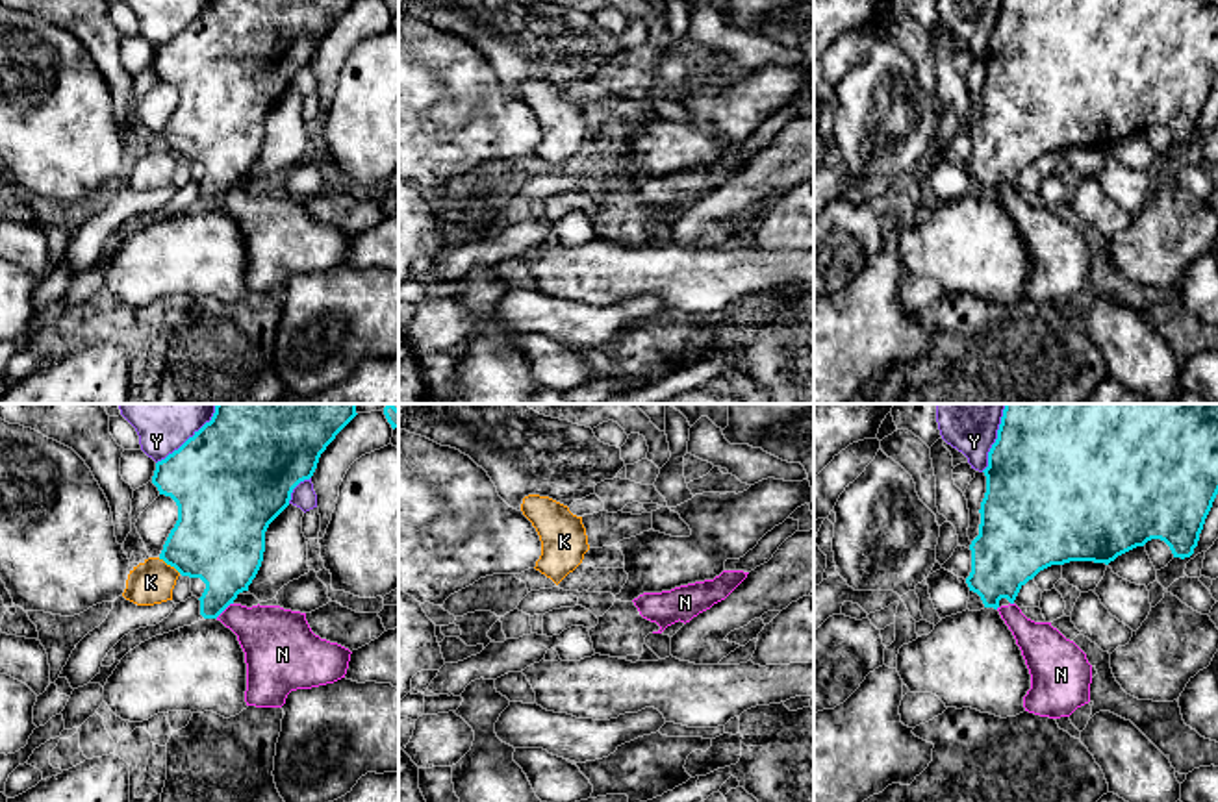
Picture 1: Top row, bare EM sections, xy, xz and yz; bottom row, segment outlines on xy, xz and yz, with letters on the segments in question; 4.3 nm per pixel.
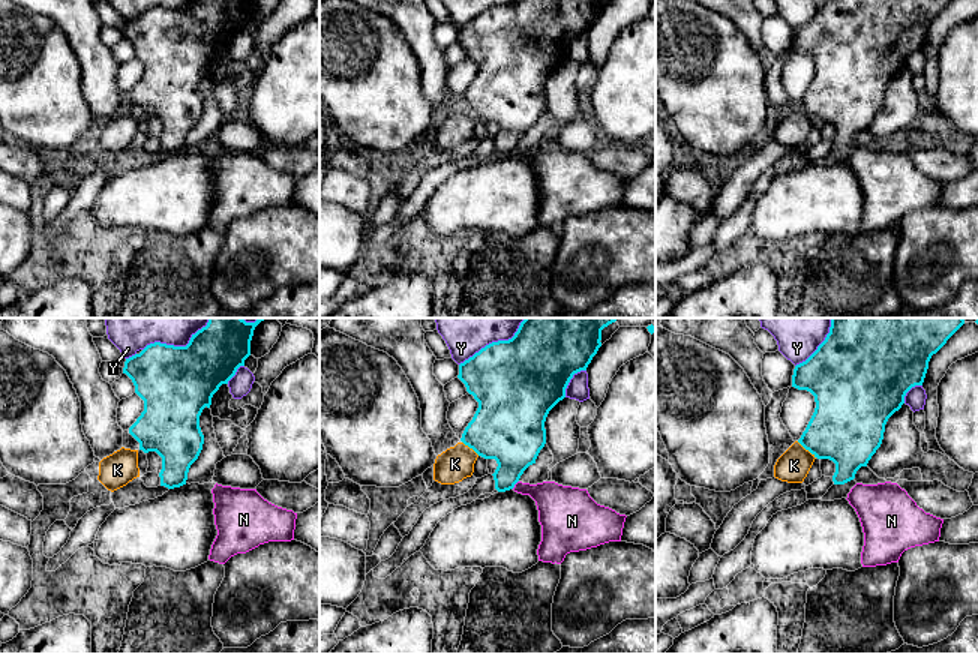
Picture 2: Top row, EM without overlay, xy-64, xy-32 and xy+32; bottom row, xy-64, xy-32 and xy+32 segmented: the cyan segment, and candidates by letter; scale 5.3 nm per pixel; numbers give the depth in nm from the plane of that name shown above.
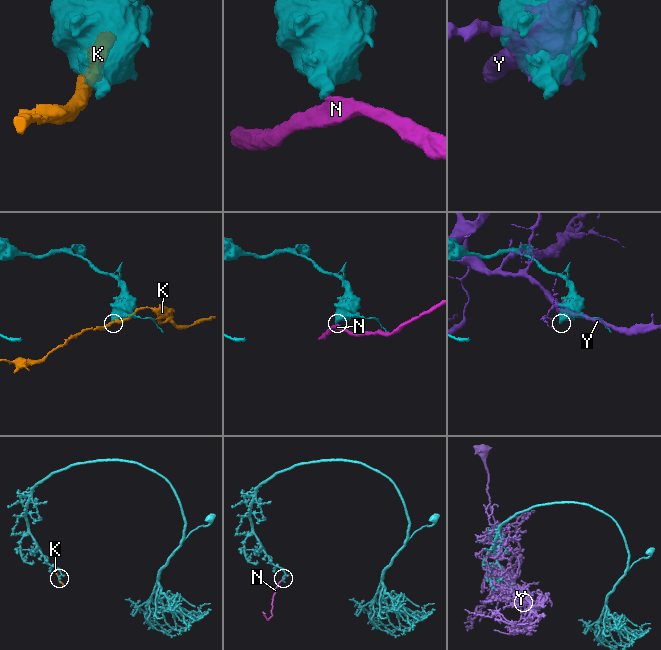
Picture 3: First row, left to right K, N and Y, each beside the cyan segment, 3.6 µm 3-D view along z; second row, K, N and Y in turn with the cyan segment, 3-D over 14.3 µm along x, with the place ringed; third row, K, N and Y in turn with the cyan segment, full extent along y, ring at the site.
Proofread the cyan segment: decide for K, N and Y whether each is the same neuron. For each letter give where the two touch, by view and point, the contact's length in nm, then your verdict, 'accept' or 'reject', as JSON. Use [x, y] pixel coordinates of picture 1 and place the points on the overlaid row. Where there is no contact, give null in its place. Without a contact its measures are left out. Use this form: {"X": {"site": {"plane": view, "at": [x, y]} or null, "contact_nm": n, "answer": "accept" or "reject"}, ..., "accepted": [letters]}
{"K": {"site": {"plane": "xy", "at": [169, 563]}, "contact_nm": 120, "answer": "reject"}, "N": {"site": {"plane": "xy", "at": [223, 610]}, "contact_nm": 100, "answer": "reject"}, "Y": {"site": {"plane": "xy", "at": [190, 438]}, "contact_nm": 380, "answer": "reject"}, "accepted": []}

